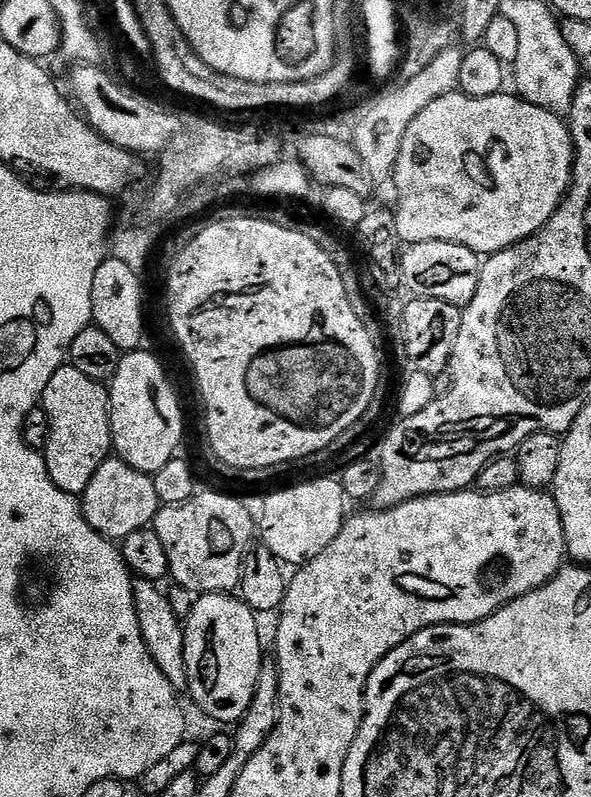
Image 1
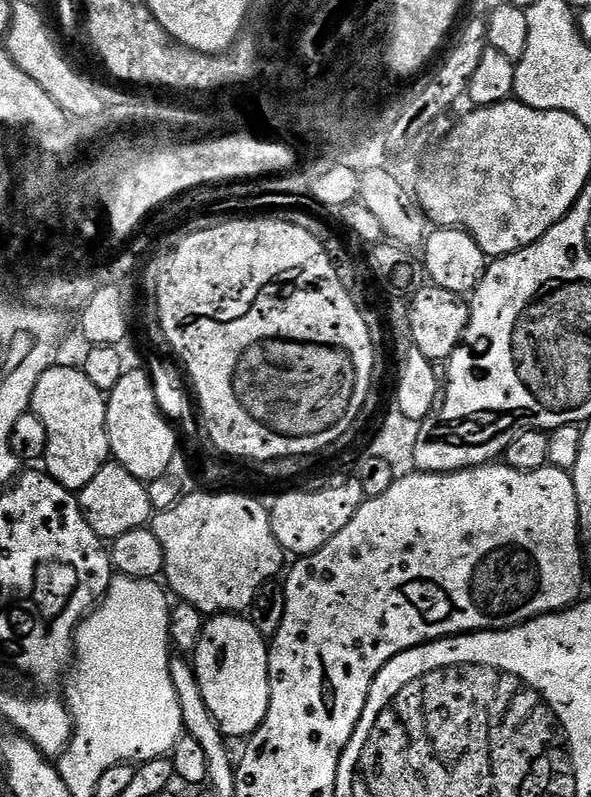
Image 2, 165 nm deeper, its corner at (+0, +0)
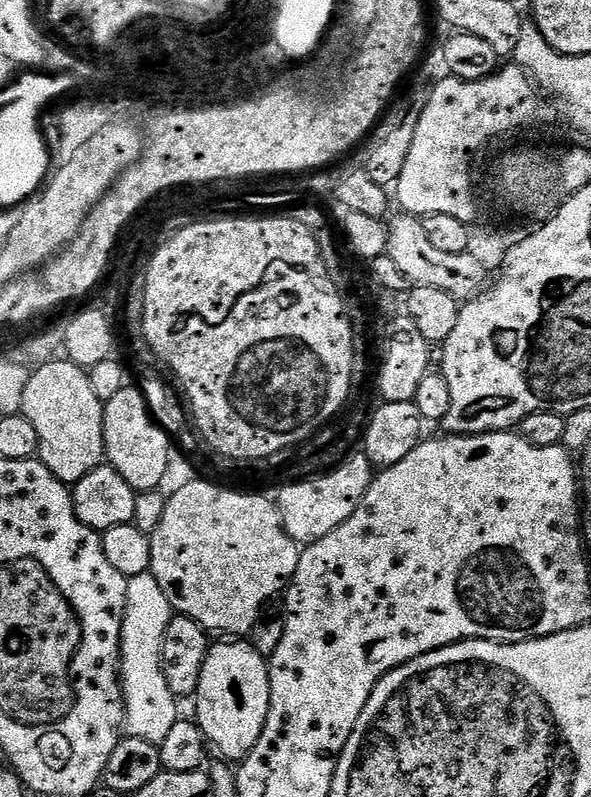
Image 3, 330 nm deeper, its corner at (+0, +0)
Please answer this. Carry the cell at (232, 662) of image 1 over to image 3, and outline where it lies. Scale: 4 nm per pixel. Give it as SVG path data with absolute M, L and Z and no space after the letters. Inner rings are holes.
M216 642L209 647L206 662L202 665L202 678L198 678L198 690L194 697L196 713L194 719L204 732L204 738L213 749L221 752L228 762L243 761L254 750L270 710L270 678L268 677L268 660L248 642Z

